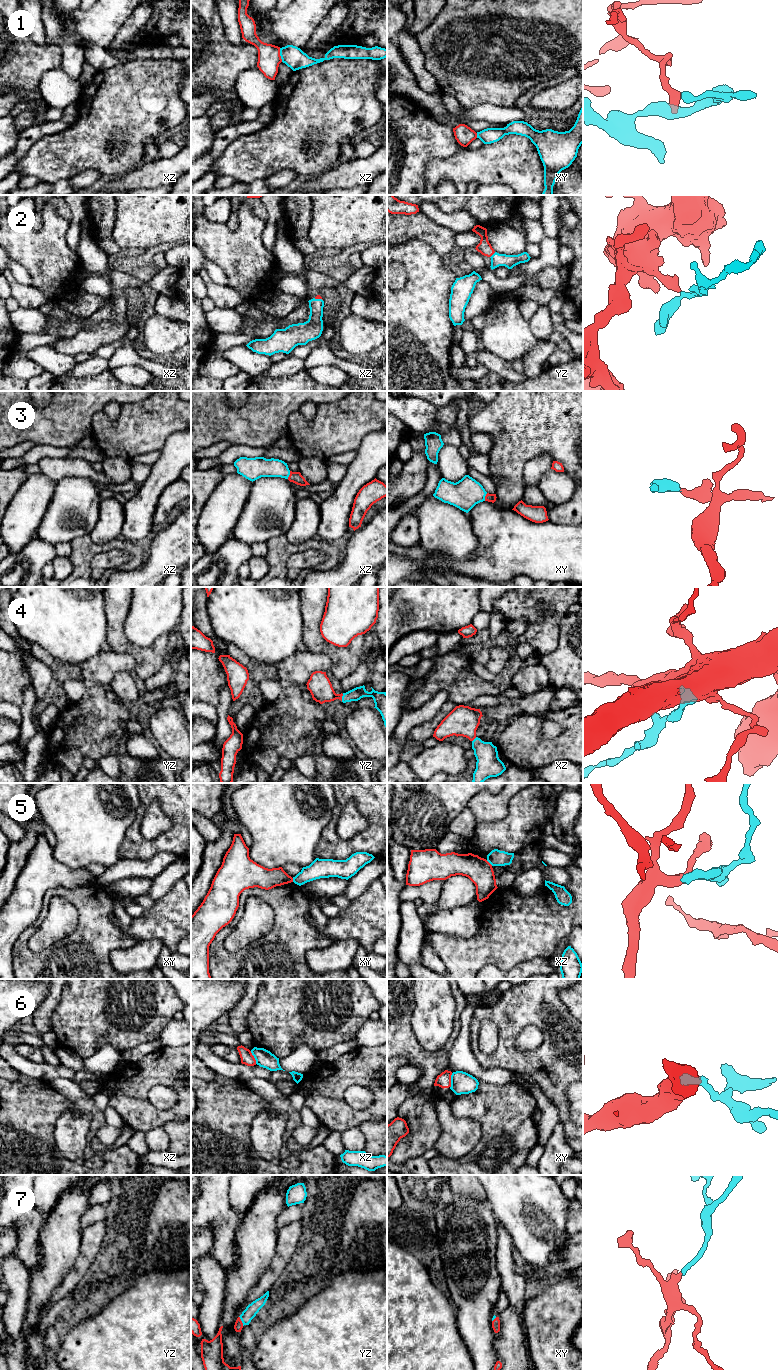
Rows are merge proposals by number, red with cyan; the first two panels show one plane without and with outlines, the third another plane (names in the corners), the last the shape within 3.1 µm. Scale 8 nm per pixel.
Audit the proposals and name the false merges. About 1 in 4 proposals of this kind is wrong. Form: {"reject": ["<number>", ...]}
{"reject": ["1", "5", "6"]}

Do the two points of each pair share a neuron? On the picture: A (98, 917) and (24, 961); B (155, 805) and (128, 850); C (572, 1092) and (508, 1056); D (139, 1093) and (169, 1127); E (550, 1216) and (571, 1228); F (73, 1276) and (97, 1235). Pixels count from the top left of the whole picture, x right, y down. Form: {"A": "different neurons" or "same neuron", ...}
{"A": "same neuron", "B": "different neurons", "C": "different neurons", "D": "different neurons", "E": "different neurons", "F": "same neuron"}

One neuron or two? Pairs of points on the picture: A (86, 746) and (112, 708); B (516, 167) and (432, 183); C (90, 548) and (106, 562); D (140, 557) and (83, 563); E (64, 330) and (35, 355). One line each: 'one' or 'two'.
A: one
B: one
C: two
D: one
E: two

